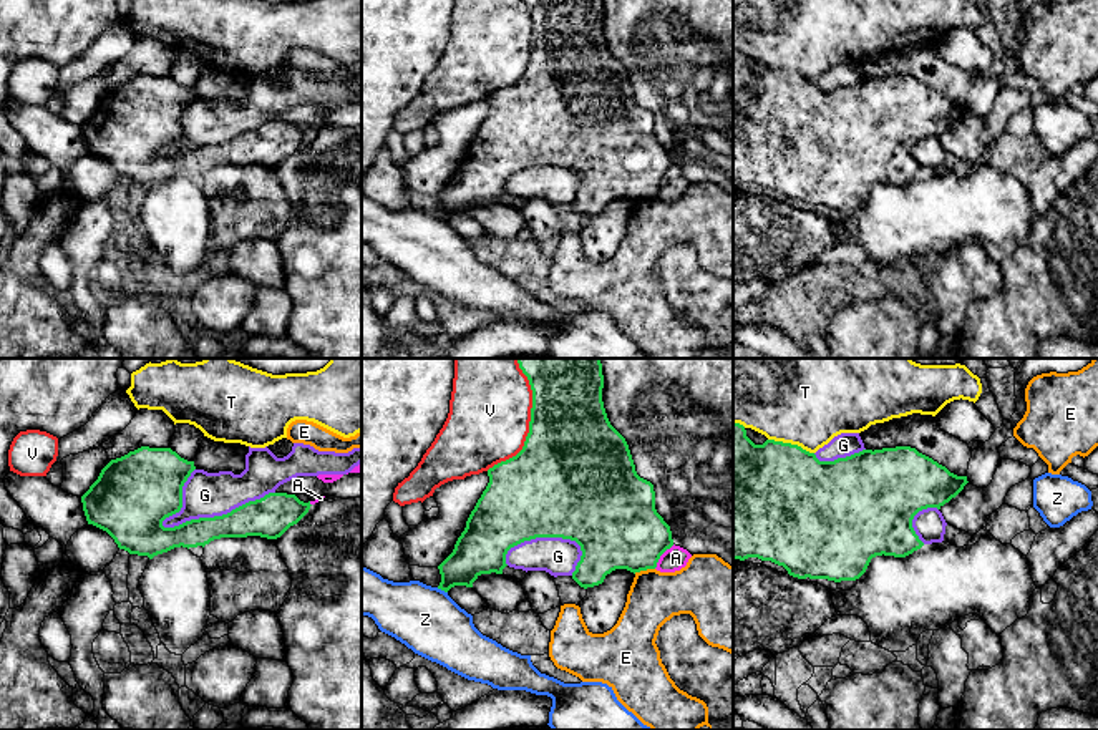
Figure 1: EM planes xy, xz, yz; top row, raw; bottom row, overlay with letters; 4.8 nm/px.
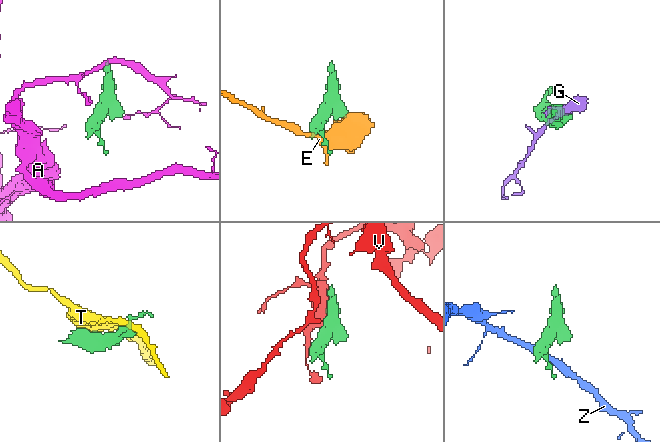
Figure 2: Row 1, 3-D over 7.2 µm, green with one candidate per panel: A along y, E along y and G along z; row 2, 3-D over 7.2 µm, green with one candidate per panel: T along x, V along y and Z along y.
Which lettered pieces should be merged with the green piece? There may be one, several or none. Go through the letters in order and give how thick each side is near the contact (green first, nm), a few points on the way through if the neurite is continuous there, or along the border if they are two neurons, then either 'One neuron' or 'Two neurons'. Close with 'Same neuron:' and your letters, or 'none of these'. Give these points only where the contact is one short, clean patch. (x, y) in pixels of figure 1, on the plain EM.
A: Thickness 400 nm (green) against 120 nm. Boundary: xz (674, 173), (660, 184), (654, 196). Two neurons
E: Thickness 400 nm (green) against 260 nm. Two neurons
G: Thickness 200 nm (green) against 220 nm. Two neurons
T: Thickness 500 nm (green) against 360 nm. Two neurons
V: Thickness 480 nm (green) against 400 nm. Two neurons
Z: Thickness 220 nm (green) against 320 nm. Two neurons
Same neuron: none of these

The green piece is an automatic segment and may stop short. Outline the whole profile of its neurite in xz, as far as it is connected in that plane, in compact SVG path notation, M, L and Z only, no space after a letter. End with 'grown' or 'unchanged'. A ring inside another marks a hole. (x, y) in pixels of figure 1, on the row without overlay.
M522 0L532 18L529 61L522 78L488 98L489 111L471 139L453 181L438 194L438 217L473 216L481 202L503 202L511 176L536 166L576 169L582 184L572 207L584 217L604 211L615 197L640 201L655 197L660 184L673 174L670 154L655 138L653 113L640 106L625 66L610 53L604 30L602 0Z | unchanged

